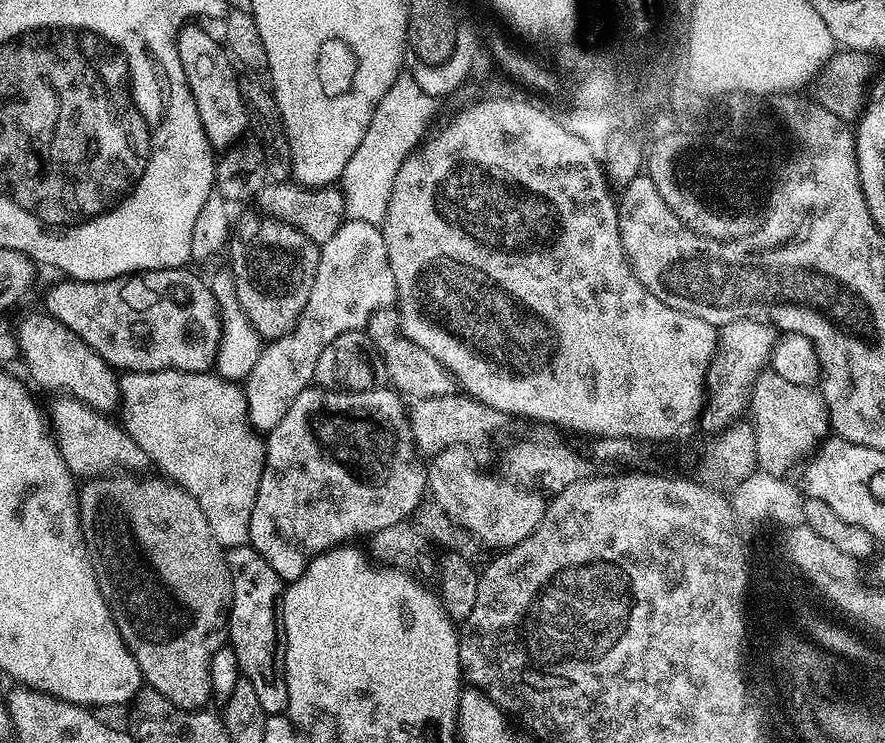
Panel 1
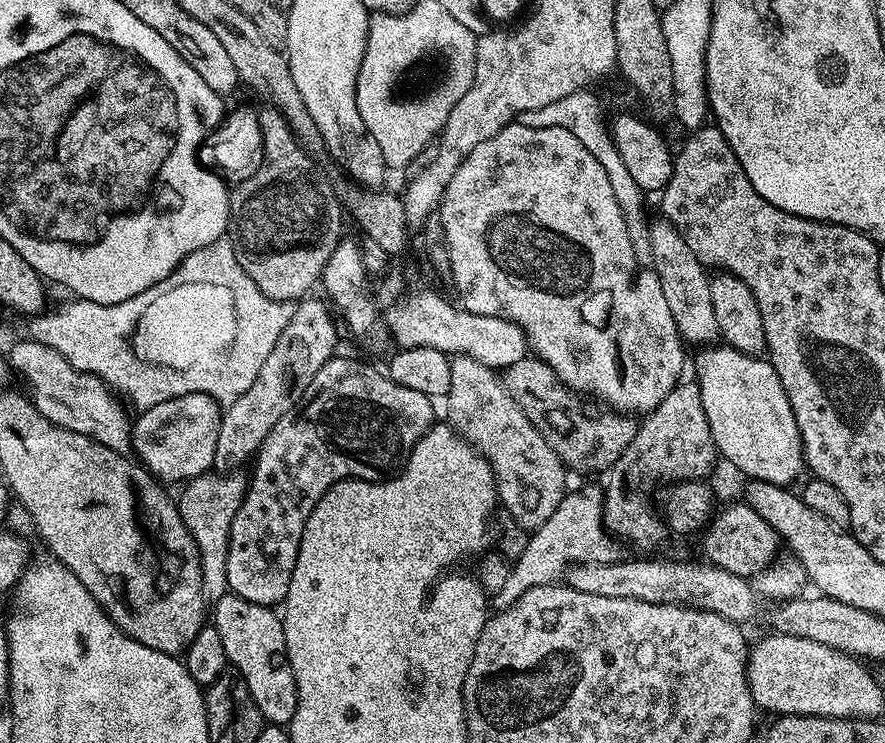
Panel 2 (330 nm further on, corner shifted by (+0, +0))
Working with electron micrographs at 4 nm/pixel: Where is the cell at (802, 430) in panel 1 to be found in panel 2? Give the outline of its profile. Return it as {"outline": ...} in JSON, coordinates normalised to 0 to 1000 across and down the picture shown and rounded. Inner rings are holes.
{"outline":[[[738,295],[734,322],[736,335],[739,336],[738,362],[748,380],[748,396],[753,396],[757,423],[762,423],[762,433],[766,439],[769,454],[779,464],[803,464],[812,454],[814,445],[811,433],[807,429],[807,405],[802,401],[801,362],[788,347],[784,336],[775,331],[775,320],[771,320],[771,315],[756,296]]]}

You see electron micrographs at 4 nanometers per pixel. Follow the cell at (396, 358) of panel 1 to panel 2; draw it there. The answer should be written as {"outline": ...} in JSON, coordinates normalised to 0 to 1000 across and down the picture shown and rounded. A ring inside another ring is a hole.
{"outline":[[[593,482],[581,487],[581,493],[568,497],[567,510],[574,521],[574,529],[590,546],[590,555],[643,631],[686,637],[704,607],[716,595],[721,571],[713,559],[695,552],[660,555],[660,544],[655,540],[659,537],[641,522],[612,483]]]}

